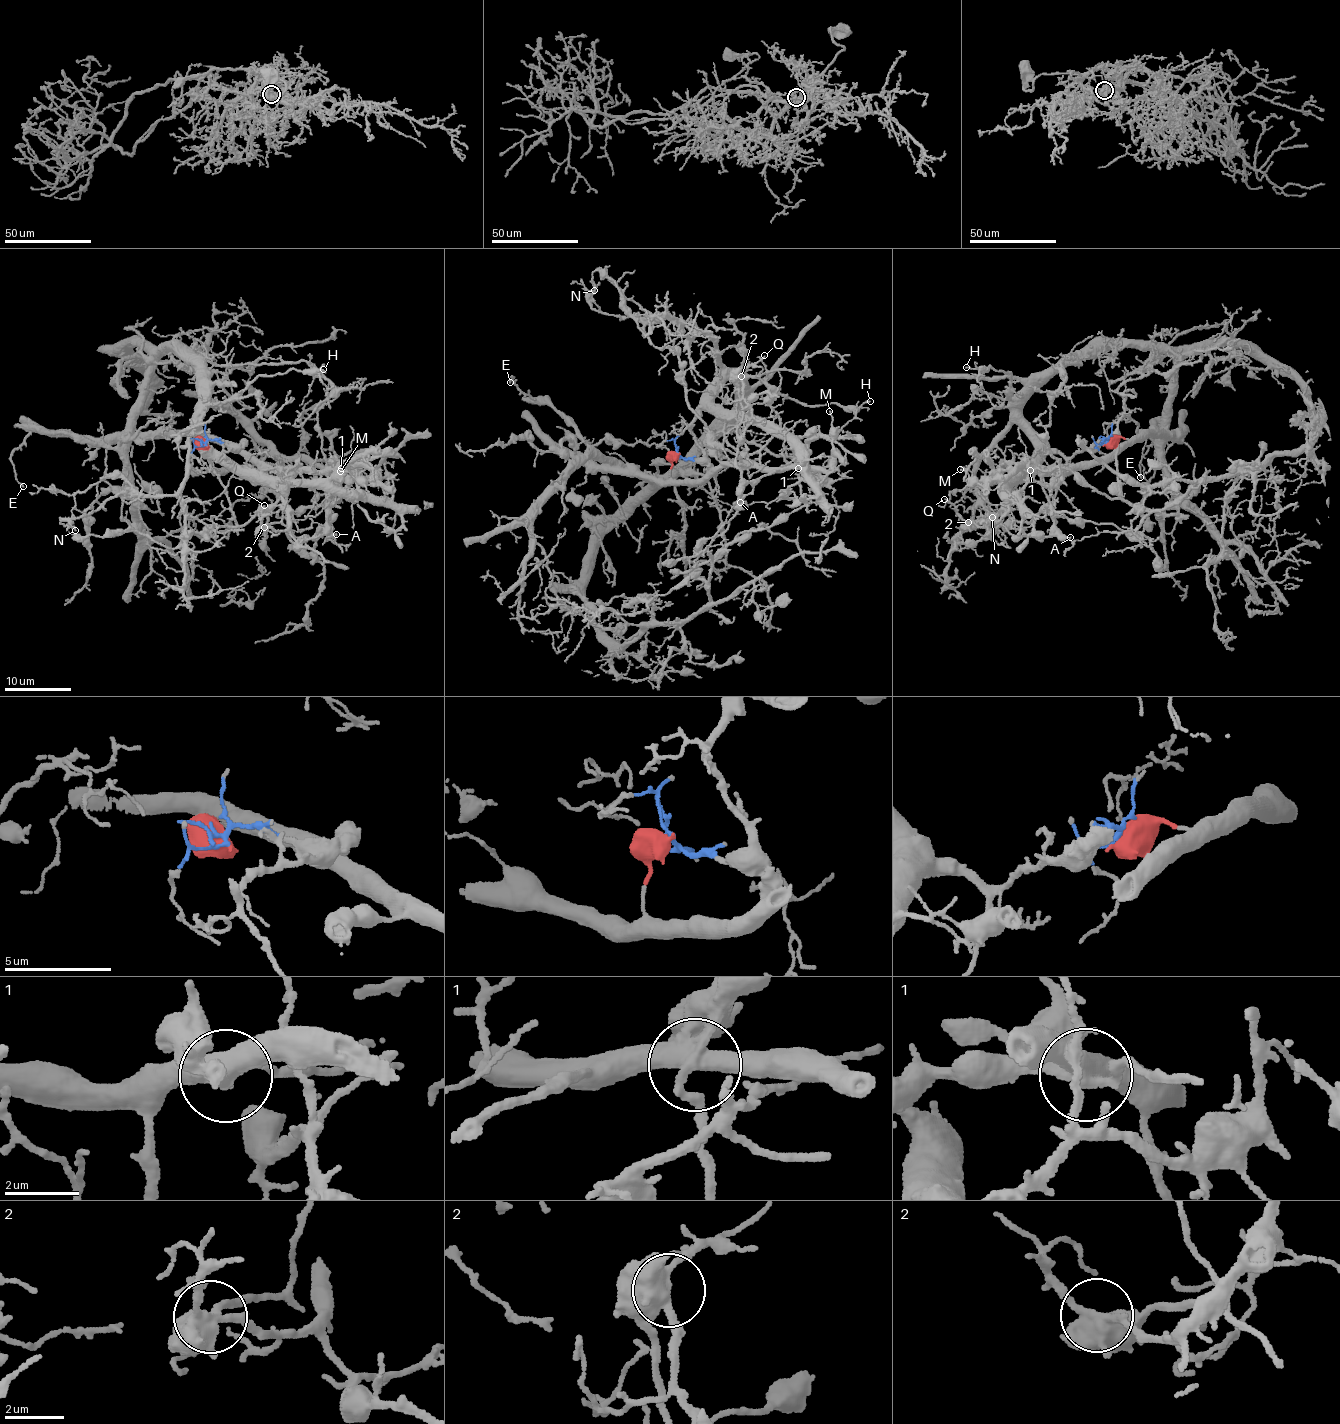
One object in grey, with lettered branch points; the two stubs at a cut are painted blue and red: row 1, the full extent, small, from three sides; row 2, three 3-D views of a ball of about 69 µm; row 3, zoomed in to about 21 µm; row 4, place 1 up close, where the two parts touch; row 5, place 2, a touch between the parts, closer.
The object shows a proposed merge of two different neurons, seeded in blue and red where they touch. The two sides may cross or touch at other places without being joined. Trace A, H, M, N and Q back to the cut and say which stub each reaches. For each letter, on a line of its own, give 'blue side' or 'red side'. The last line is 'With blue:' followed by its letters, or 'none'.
A: red side
H: blue side
M: red side
N: blue side
Q: blue side
With blue: H, N, Q

